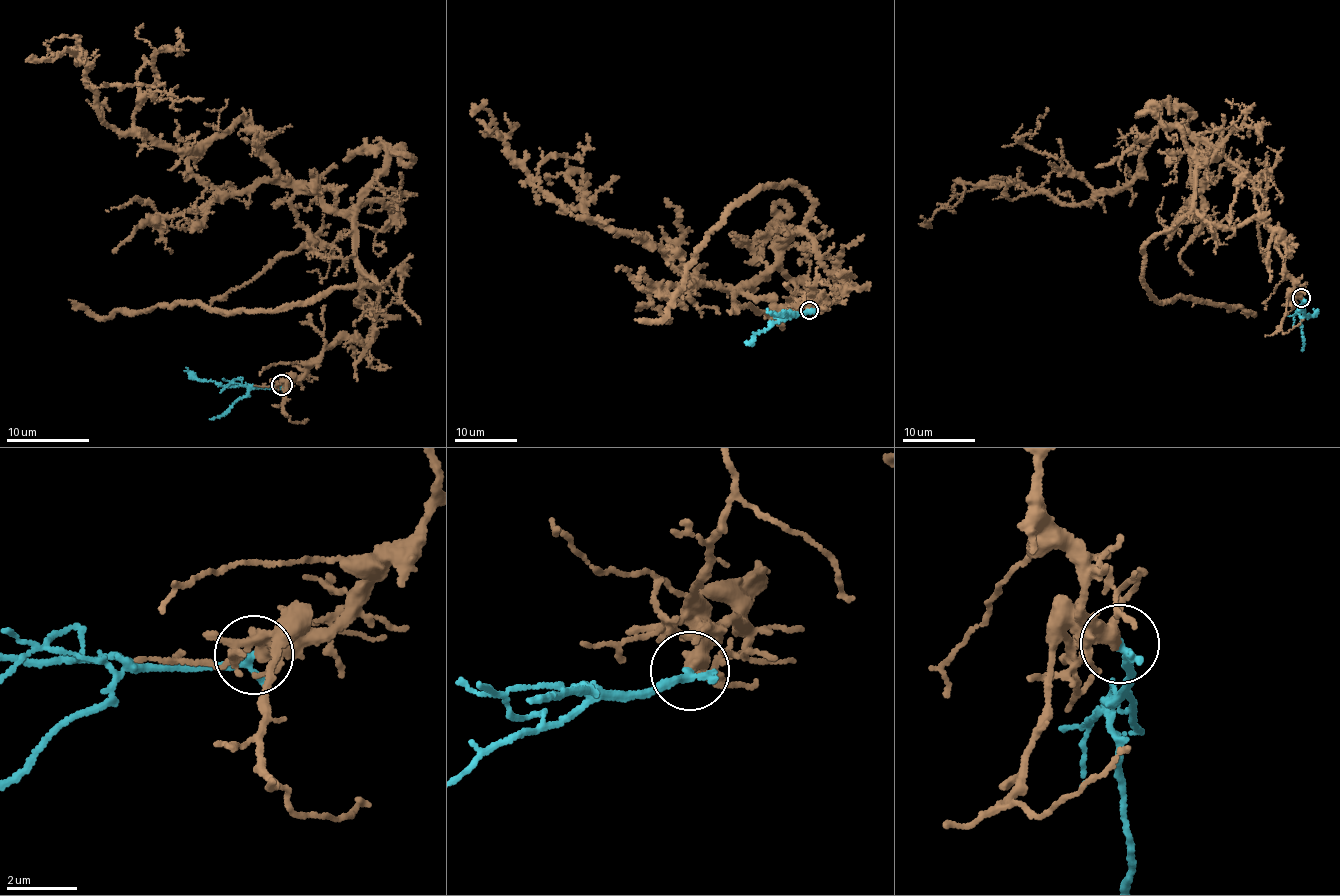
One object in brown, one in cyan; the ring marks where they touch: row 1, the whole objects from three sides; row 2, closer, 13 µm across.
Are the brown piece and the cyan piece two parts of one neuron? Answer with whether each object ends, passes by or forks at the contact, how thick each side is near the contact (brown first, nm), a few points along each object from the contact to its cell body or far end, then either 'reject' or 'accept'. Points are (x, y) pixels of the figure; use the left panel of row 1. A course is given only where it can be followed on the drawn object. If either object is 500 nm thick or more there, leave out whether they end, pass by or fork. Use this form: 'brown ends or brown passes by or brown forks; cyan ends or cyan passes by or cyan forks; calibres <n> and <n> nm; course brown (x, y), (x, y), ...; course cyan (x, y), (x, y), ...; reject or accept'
brown forks; cyan ends; calibres 280 and 240 nm; course brown (282, 384), (376, 324), (356, 223), (277, 176), (244, 119), (158, 145), (103, 122), (72, 50), (25, 60); course cyan (282, 384), (221, 386), (213, 381), (201, 381), (186, 368); accept

